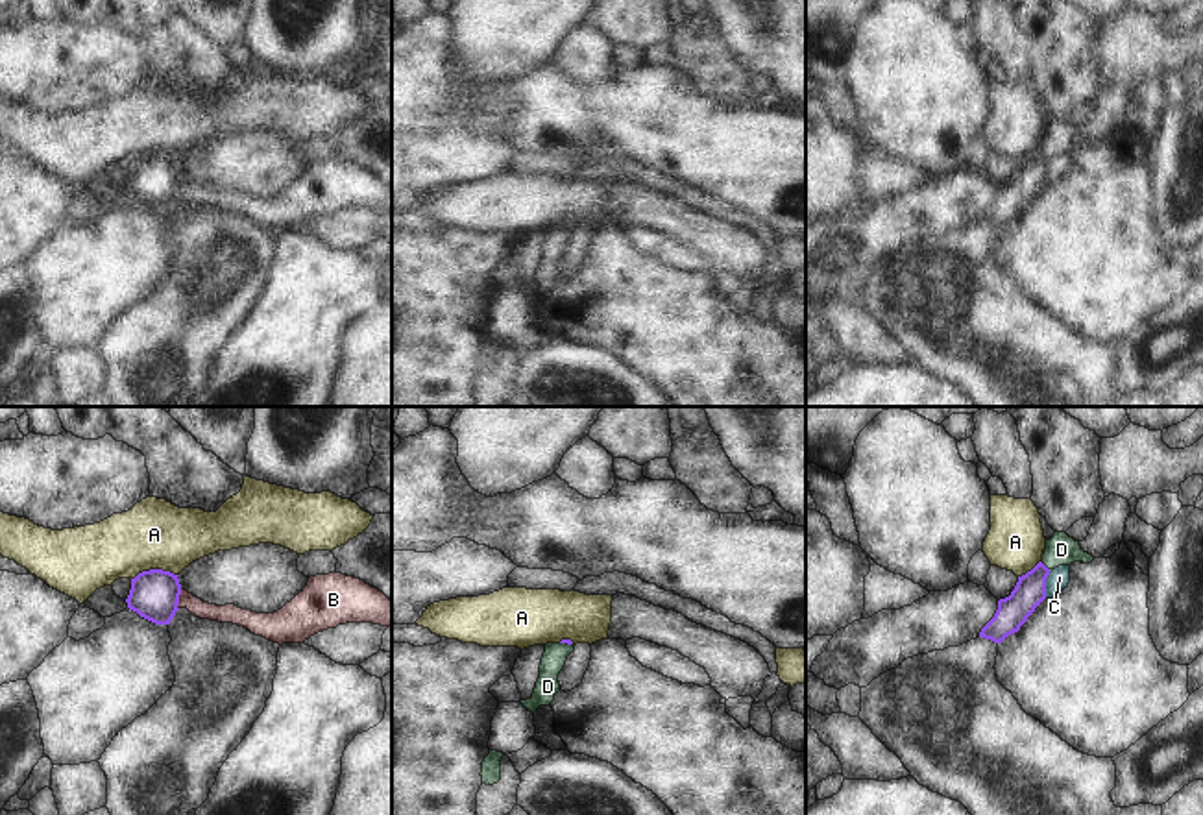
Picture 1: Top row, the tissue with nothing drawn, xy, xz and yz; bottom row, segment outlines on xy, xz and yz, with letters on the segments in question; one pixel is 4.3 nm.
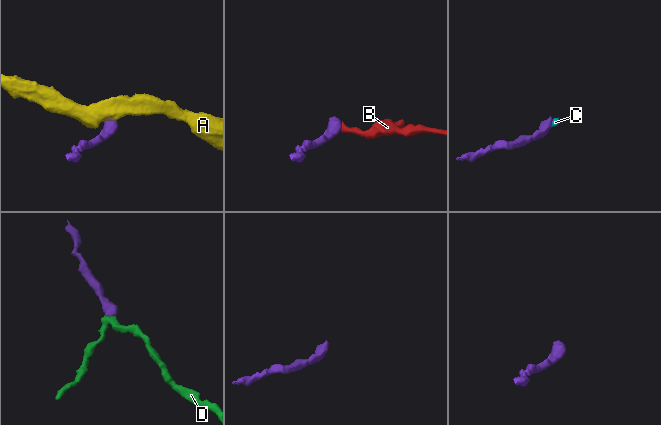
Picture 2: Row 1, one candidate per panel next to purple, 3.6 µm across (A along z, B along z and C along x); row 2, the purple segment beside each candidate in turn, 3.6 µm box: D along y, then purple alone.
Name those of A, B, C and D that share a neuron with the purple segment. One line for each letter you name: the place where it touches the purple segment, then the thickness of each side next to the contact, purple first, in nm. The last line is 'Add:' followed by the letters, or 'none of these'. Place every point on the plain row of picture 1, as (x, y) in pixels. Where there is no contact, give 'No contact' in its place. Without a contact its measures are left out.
D: Touches purple at yz (1045, 152). Thickness 140 nm (purple) against 140 nm
Add: D.

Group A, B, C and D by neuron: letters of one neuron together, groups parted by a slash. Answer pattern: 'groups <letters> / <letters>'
groups A / B C / D

